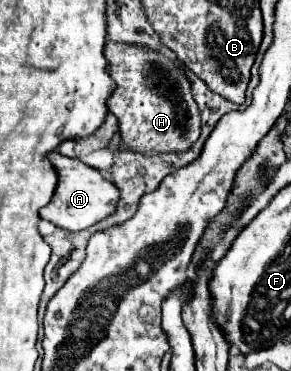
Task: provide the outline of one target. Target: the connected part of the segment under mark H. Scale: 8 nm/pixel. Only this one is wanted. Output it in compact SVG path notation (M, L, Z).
M106 42L104 56L110 64L110 76L116 82L116 90L108 100L108 110L118 118L120 150L132 150L140 154L164 154L186 152L200 136L200 110L190 94L190 80L178 66L174 66L162 54L146 50L146 46L126 46L124 42Z

